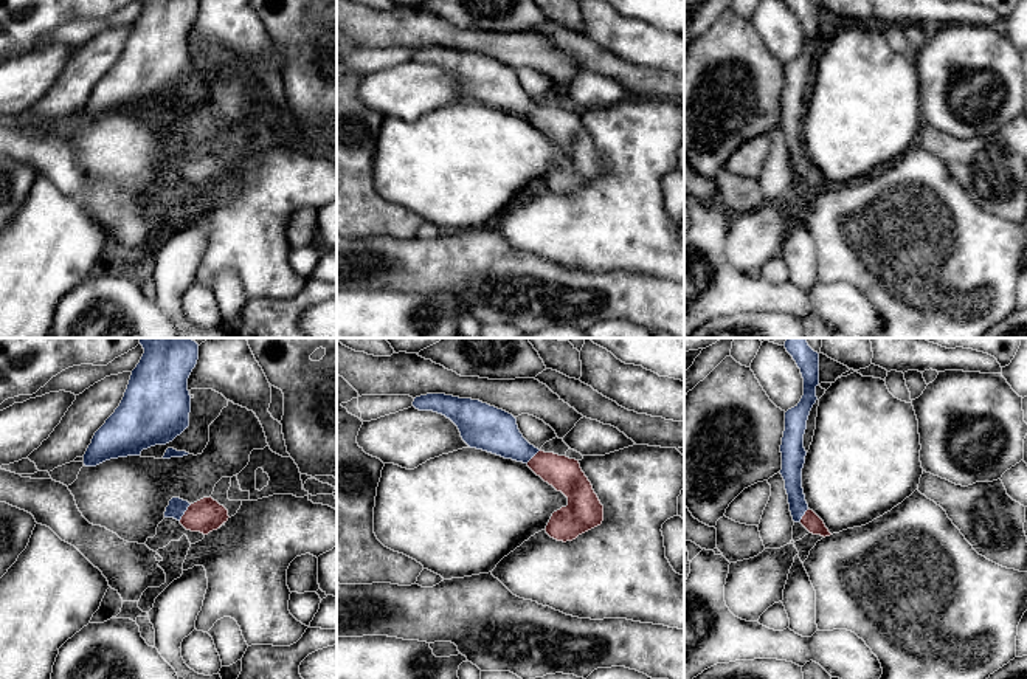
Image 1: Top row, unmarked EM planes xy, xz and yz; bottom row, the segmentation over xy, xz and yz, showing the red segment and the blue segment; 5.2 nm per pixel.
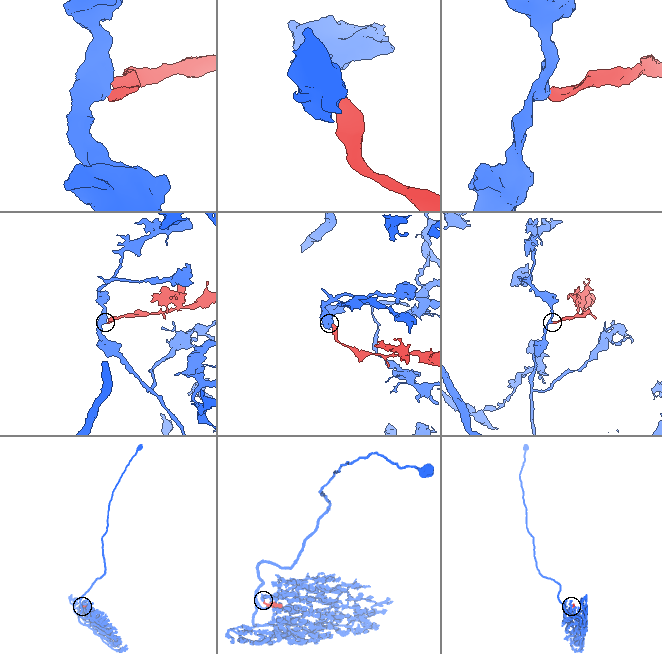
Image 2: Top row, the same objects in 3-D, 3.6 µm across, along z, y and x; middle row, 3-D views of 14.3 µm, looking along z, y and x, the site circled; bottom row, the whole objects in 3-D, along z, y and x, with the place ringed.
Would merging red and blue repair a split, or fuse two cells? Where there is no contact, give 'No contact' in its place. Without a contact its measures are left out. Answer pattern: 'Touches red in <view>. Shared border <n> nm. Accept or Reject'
Touches red in xy. Shared border 110 nm. Accept

